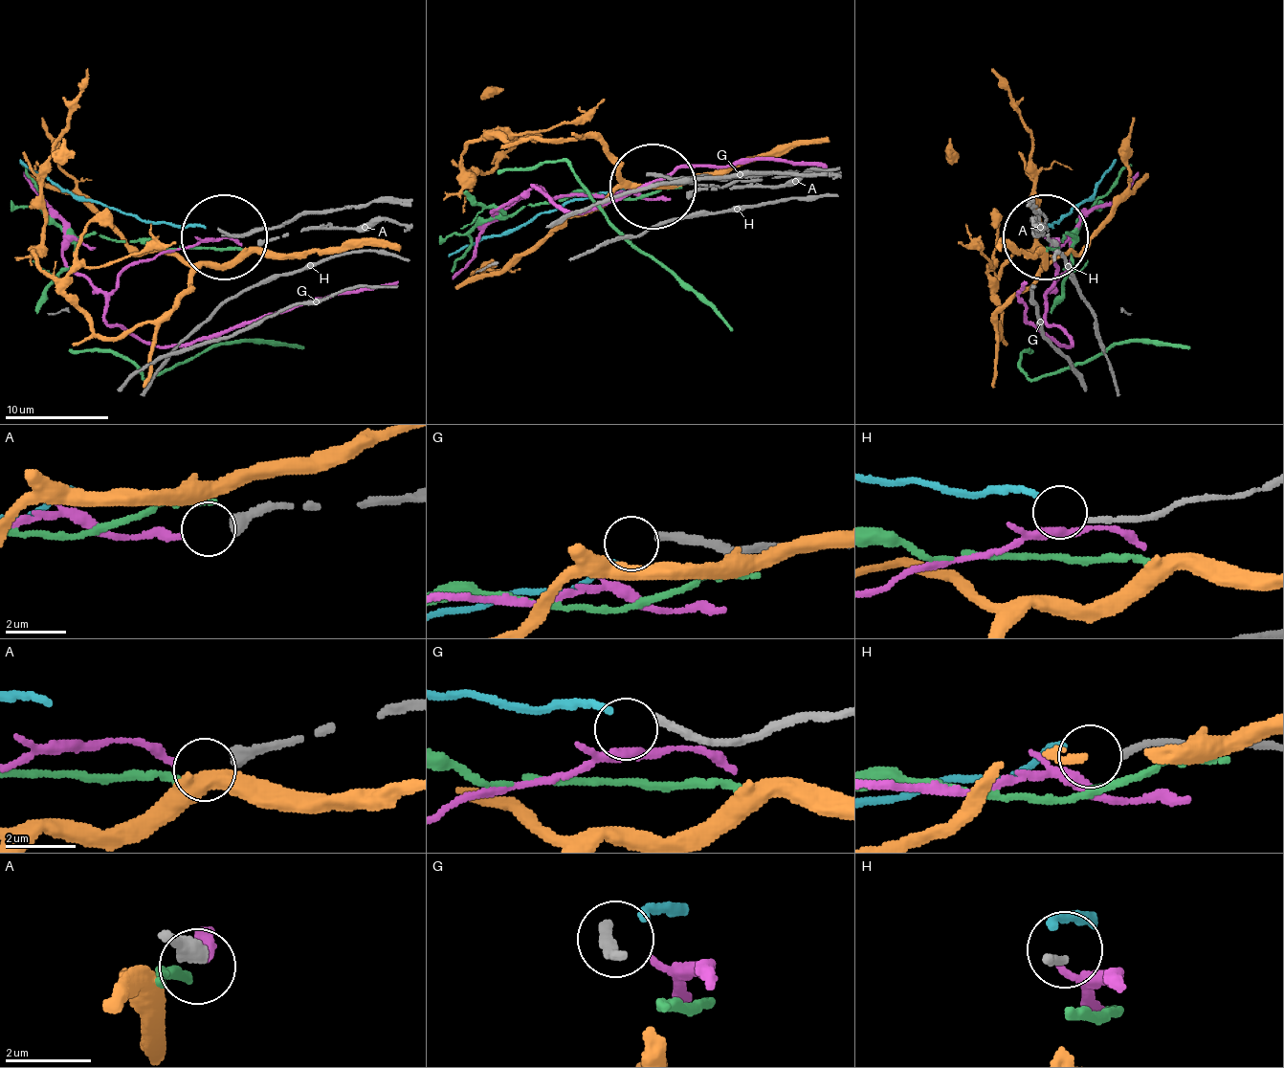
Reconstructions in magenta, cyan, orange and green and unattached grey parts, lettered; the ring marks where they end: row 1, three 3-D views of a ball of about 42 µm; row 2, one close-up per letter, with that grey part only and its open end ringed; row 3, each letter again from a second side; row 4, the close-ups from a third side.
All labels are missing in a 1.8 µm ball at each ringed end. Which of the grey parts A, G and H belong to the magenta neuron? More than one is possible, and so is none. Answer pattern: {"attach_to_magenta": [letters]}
{"attach_to_magenta": ["A"]}

